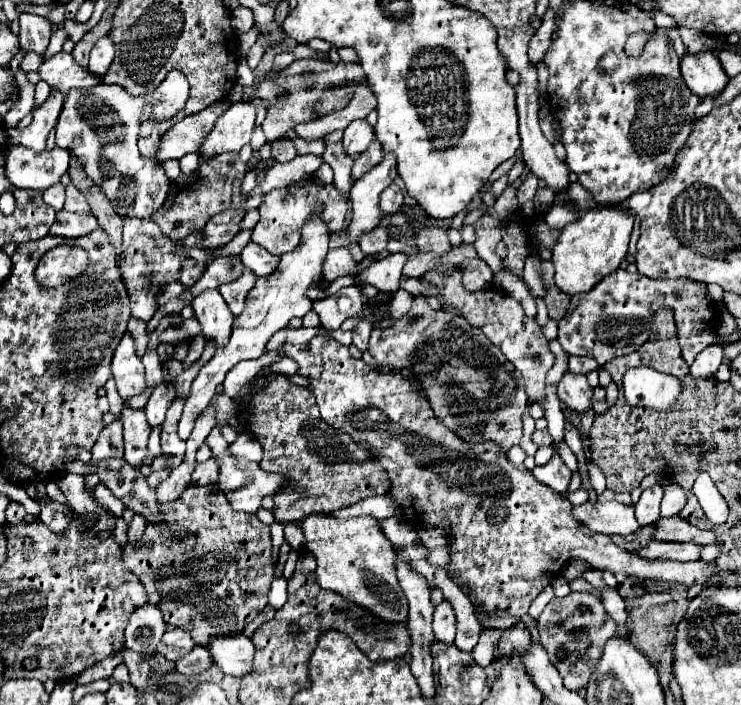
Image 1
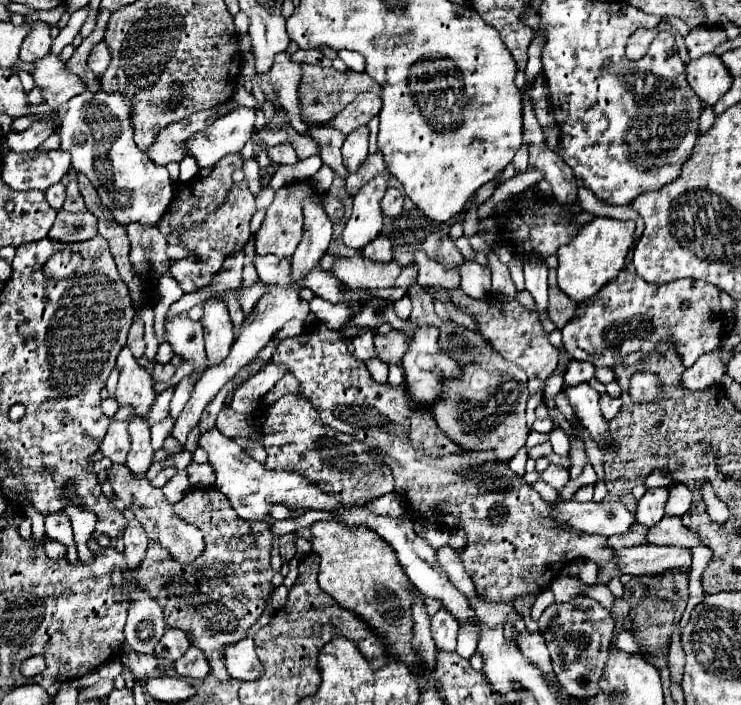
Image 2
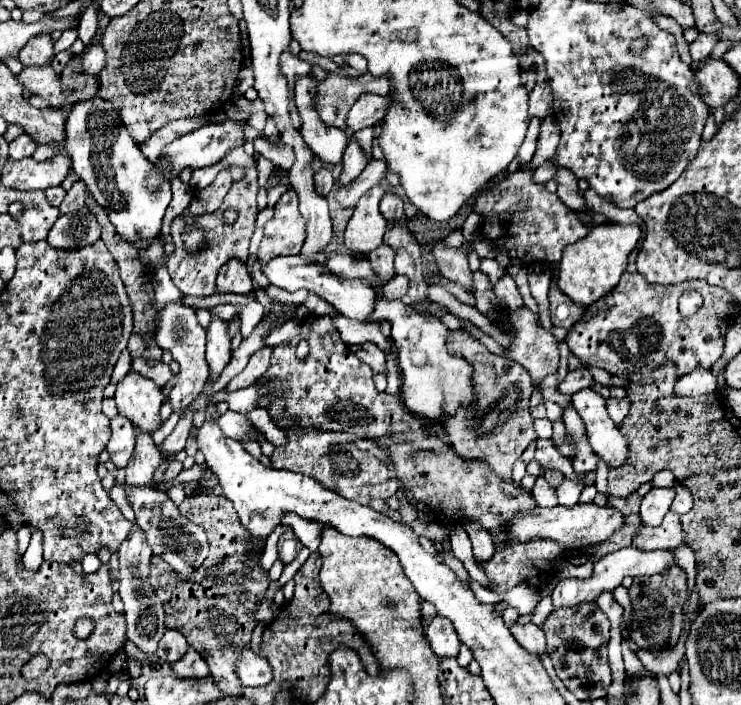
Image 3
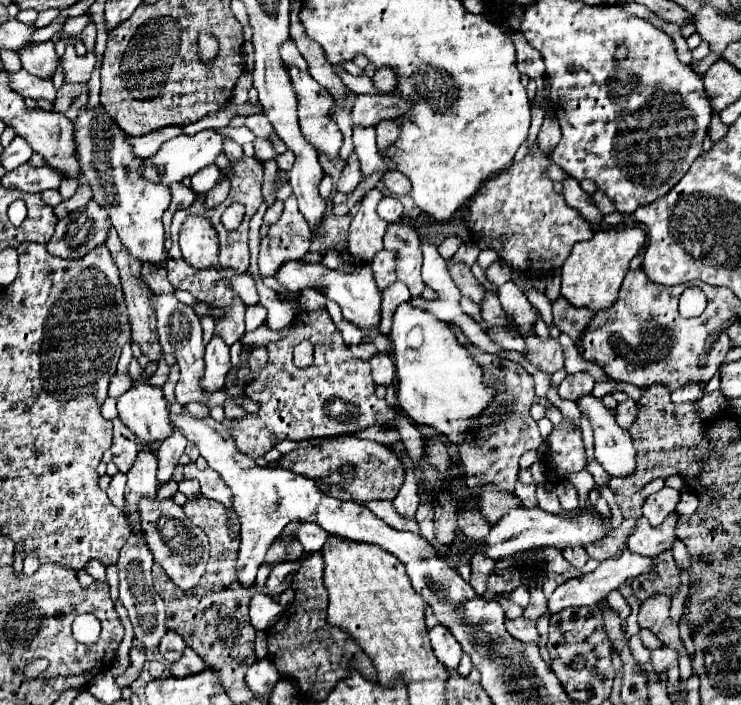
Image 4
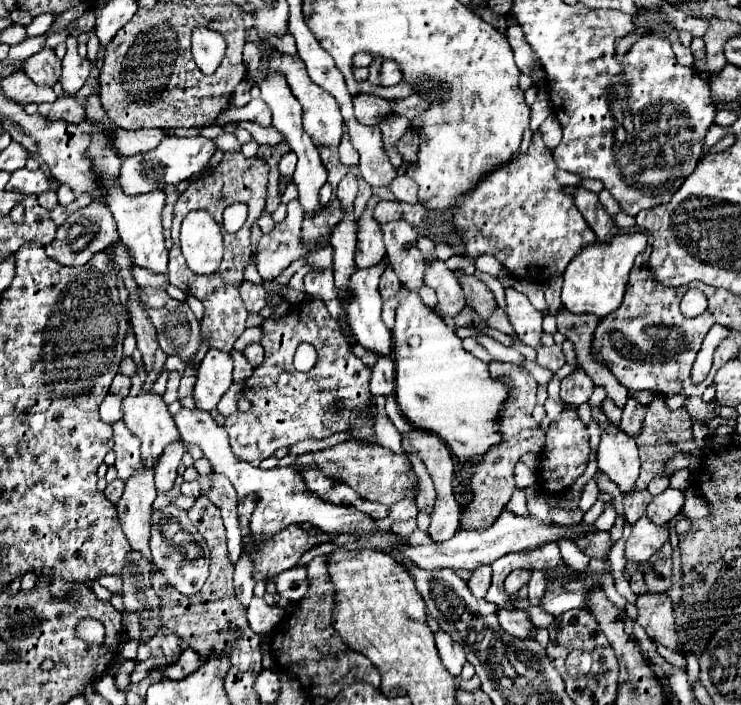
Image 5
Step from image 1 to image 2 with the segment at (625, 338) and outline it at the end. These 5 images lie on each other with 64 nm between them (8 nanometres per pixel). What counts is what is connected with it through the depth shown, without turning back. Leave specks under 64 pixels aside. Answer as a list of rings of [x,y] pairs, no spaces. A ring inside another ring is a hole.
[[[624,268],[614,280],[610,280],[608,284],[604,284],[604,286],[600,288],[600,292],[598,292],[592,300],[586,300],[586,302],[584,302],[586,308],[584,308],[584,314],[582,314],[582,316],[576,316],[576,318],[572,318],[572,320],[566,322],[566,326],[562,328],[562,344],[564,344],[564,350],[570,354],[570,358],[576,358],[576,360],[588,360],[588,362],[592,362],[592,364],[598,366],[598,368],[600,368],[600,366],[612,368],[612,364],[630,364],[632,354],[634,354],[634,362],[642,360],[644,356],[648,356],[648,354],[654,350],[654,346],[660,342],[662,336],[672,336],[672,342],[674,342],[674,346],[676,346],[676,350],[678,350],[678,356],[682,358],[682,364],[688,368],[688,366],[692,366],[692,364],[696,362],[696,358],[698,358],[700,354],[720,348],[722,324],[720,324],[720,300],[718,300],[718,294],[720,294],[720,290],[718,290],[716,286],[712,286],[712,284],[708,284],[708,282],[702,282],[702,280],[680,278],[680,280],[668,282],[668,284],[652,284],[652,282],[642,280],[638,274],[630,274],[630,272]]]

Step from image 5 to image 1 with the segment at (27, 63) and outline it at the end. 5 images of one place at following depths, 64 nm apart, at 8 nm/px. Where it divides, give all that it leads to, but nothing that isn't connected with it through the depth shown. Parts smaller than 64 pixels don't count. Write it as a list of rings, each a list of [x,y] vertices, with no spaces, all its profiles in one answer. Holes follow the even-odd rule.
[[[20,12],[18,22],[20,22],[20,34],[18,34],[20,48],[24,52],[32,50],[32,52],[42,54],[48,46],[48,40],[52,34],[52,30],[50,30],[52,24],[44,16],[36,16],[30,12]]]

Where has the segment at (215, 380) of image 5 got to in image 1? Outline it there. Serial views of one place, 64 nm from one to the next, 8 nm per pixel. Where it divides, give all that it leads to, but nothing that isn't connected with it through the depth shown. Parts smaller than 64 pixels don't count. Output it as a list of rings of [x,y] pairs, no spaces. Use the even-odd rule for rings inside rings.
[[[204,290],[192,302],[194,314],[202,326],[206,340],[216,340],[216,344],[226,344],[228,332],[232,330],[234,314],[224,302],[218,290]]]

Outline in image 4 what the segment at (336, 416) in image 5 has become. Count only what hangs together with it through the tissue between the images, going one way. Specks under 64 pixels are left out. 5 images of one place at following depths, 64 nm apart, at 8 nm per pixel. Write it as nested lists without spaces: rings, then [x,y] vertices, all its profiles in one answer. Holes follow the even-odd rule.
[[[298,312],[296,318],[292,320],[294,330],[268,346],[268,366],[248,384],[246,394],[248,398],[260,402],[260,410],[254,416],[238,418],[234,424],[234,434],[232,438],[236,440],[236,446],[248,454],[248,456],[264,456],[266,450],[274,446],[276,440],[280,438],[290,438],[290,440],[302,440],[302,438],[324,438],[324,436],[334,436],[334,434],[354,434],[370,426],[386,426],[394,428],[396,426],[396,416],[400,414],[398,408],[388,406],[384,398],[378,398],[374,394],[374,380],[370,376],[370,368],[366,360],[354,360],[350,358],[350,348],[344,344],[340,332],[332,324],[330,314],[324,312]],[[300,340],[310,340],[314,344],[314,362],[308,368],[298,368],[292,360],[292,350]]]

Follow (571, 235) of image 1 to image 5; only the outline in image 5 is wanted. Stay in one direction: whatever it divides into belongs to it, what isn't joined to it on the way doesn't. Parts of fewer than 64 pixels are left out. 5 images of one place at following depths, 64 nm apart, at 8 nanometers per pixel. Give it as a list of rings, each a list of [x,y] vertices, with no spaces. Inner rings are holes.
[[[634,232],[634,234],[618,234],[610,238],[608,242],[596,240],[588,246],[584,246],[572,262],[564,270],[564,286],[562,286],[562,304],[576,314],[592,312],[598,318],[614,312],[620,306],[620,300],[624,296],[624,288],[628,282],[628,272],[634,264],[634,258],[646,248],[646,234]]]

